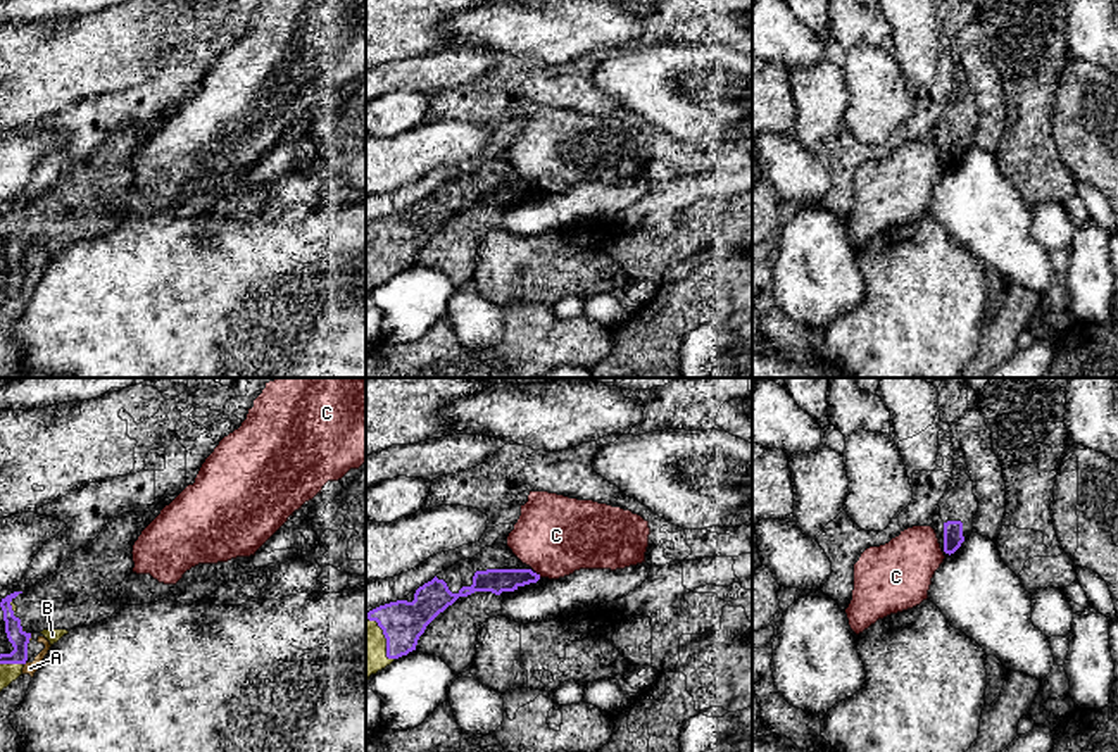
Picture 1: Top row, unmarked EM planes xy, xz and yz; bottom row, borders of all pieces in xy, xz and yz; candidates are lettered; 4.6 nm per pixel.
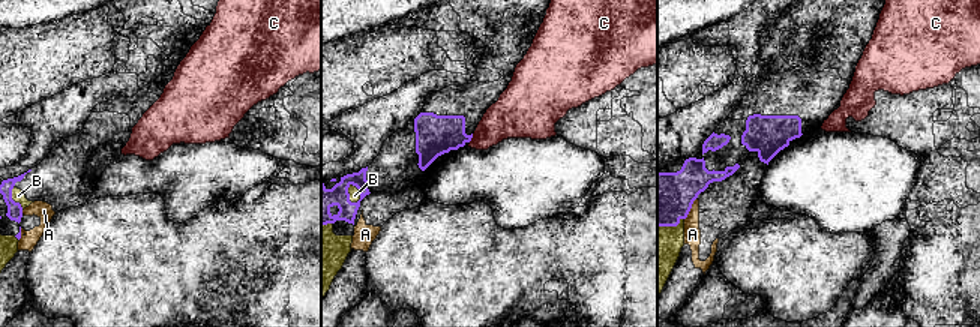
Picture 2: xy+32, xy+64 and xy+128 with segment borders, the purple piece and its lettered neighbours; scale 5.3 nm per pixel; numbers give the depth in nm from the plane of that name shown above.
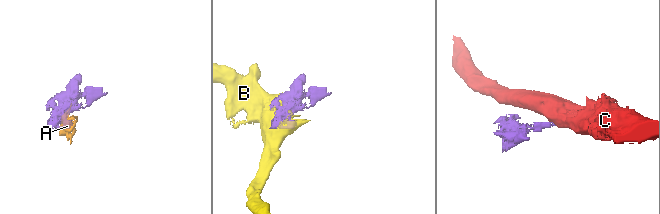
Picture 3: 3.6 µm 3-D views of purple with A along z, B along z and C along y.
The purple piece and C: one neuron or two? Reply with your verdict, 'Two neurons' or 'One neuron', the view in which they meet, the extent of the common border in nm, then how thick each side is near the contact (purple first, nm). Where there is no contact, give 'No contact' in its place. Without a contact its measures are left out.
Two neurons. Touches purple in xz. Shared border 40 nm. Thickness 110 nm (purple) against 380 nm

